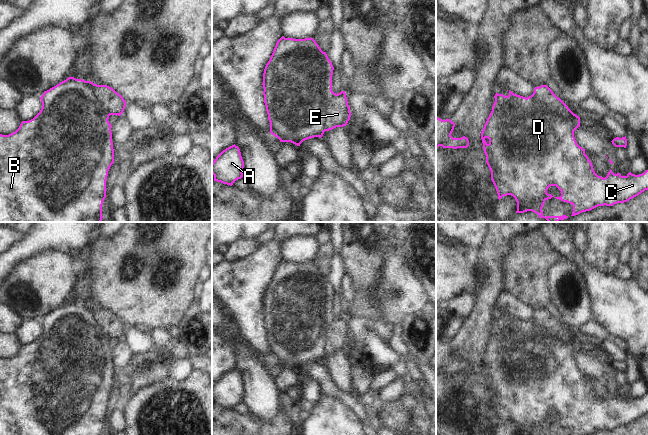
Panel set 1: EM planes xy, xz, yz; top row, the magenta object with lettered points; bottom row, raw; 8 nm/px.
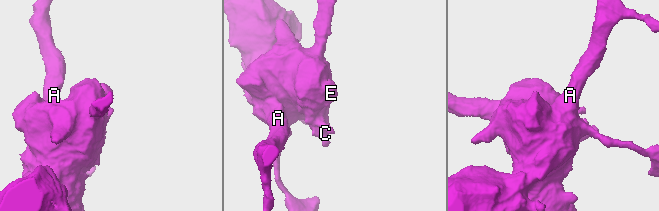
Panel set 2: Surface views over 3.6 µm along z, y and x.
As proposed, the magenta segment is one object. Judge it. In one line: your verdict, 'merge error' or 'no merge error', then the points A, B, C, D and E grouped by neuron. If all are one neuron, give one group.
no merge error; A B C D E

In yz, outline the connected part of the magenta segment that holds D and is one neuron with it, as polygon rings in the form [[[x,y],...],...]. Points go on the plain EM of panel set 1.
[[[547,309],[535,311],[533,318],[527,322],[510,314],[508,320],[496,317],[494,322],[492,335],[481,356],[483,373],[498,423],[513,420],[517,426],[517,435],[542,435],[545,425],[554,421],[547,417],[550,410],[556,410],[561,415],[561,420],[554,422],[572,428],[573,435],[590,435],[598,430],[624,427],[648,414],[648,394],[639,399],[629,396],[622,400],[610,393],[605,402],[595,397],[585,373],[577,368],[574,361],[574,355],[580,351],[580,341]]]

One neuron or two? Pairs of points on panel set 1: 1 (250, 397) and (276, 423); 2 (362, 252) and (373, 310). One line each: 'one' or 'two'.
1: two
2: one

